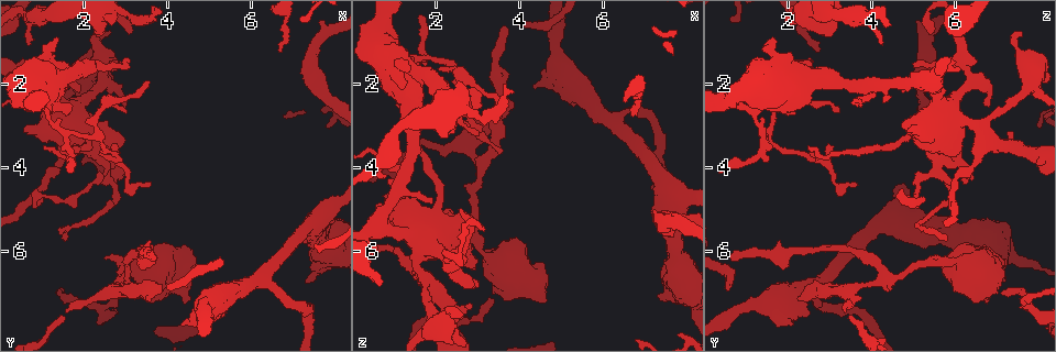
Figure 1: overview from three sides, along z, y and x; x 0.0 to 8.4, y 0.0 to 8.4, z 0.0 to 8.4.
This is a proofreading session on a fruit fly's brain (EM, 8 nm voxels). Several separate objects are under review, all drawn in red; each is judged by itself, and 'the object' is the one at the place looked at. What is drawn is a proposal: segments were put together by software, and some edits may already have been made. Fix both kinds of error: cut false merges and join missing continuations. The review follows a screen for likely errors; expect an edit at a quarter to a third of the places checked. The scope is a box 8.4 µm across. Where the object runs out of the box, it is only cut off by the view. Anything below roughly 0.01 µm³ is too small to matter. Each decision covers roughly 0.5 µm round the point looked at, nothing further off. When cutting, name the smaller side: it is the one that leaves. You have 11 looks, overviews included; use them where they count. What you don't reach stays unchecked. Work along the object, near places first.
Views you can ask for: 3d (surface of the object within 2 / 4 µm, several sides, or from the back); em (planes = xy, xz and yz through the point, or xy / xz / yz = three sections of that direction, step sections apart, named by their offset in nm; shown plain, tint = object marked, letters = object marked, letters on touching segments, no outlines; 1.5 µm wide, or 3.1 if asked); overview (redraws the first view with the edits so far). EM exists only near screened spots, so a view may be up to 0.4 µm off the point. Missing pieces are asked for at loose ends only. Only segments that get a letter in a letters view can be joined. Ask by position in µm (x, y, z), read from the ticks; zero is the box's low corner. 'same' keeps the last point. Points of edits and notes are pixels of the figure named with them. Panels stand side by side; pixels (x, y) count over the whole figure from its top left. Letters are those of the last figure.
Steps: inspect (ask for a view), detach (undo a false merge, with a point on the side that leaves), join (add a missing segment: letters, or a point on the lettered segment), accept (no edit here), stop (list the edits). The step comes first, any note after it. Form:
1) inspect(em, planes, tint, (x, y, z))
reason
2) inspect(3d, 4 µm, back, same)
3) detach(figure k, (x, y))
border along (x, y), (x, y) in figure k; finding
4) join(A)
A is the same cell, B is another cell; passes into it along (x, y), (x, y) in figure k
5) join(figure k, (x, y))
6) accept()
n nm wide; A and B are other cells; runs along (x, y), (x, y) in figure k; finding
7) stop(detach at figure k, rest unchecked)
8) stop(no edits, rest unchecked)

inspect(3d, 4 µm, (1.40, 2.55, 5.55))
calibre changes

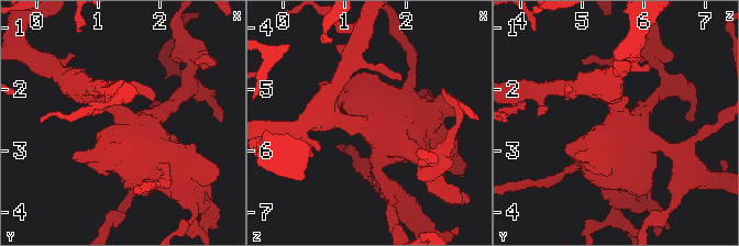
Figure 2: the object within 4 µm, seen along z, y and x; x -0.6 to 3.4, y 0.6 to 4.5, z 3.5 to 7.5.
inspect(em, planes, letters, (1.45, 2.50, 5.60))

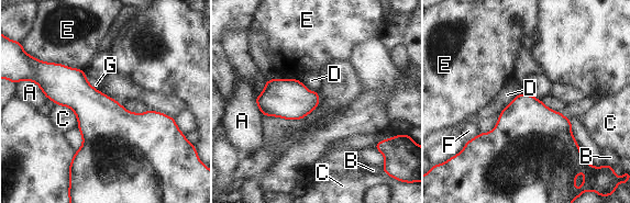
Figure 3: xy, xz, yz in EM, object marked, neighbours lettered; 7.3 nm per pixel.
accept()
A, B, C, D, E, F and G are other cells; border along (519, 93), (498, 114) in figure 3; one neuron here

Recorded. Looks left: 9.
inspect(em, planes, letters, (3.00, 2.60, 3.30))

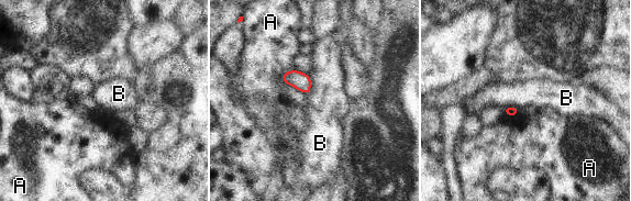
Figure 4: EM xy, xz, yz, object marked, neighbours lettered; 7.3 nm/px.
accept()
A and B are other cells; none of them fits

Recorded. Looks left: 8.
inspect(3d, 2 µm, (2.35, 3.25, 1.55))
abrupt turn

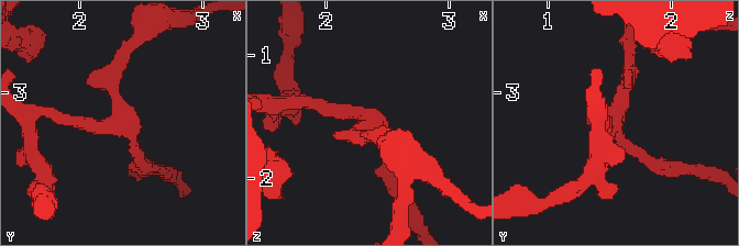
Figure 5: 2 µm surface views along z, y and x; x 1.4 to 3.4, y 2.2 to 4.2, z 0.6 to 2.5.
inspect(em, planes, tint, (2.34, 3.26, 1.52))

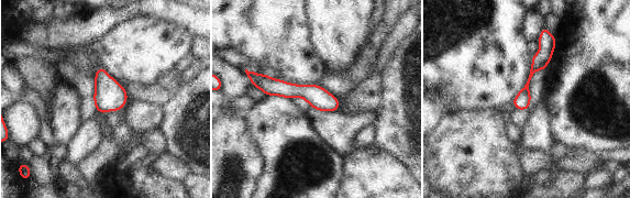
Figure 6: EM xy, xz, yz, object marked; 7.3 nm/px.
inspect(em, planes, letters, same)
what lies round it

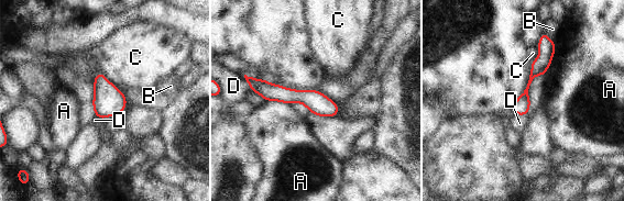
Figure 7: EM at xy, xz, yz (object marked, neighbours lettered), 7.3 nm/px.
accept()
A, B, C and D are other cells; runs along (253, 84), (307, 97), (335, 113) in figure 7; all the same neuron

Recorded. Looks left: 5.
inspect(em, 3.1 µm, planes, letters, (3.55, 7.15, 2.25))
branch stops here

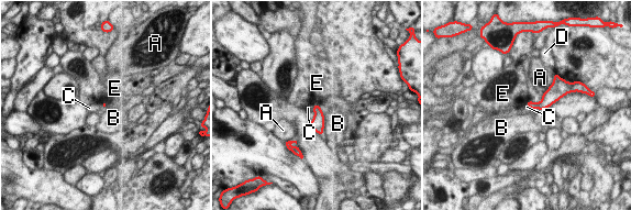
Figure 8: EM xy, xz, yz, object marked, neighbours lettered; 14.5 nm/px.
join(C)
C is the same cell, A, B, D and E are other cells; it goes on there

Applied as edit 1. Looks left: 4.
stop(join at figure 8, rest unchecked)

